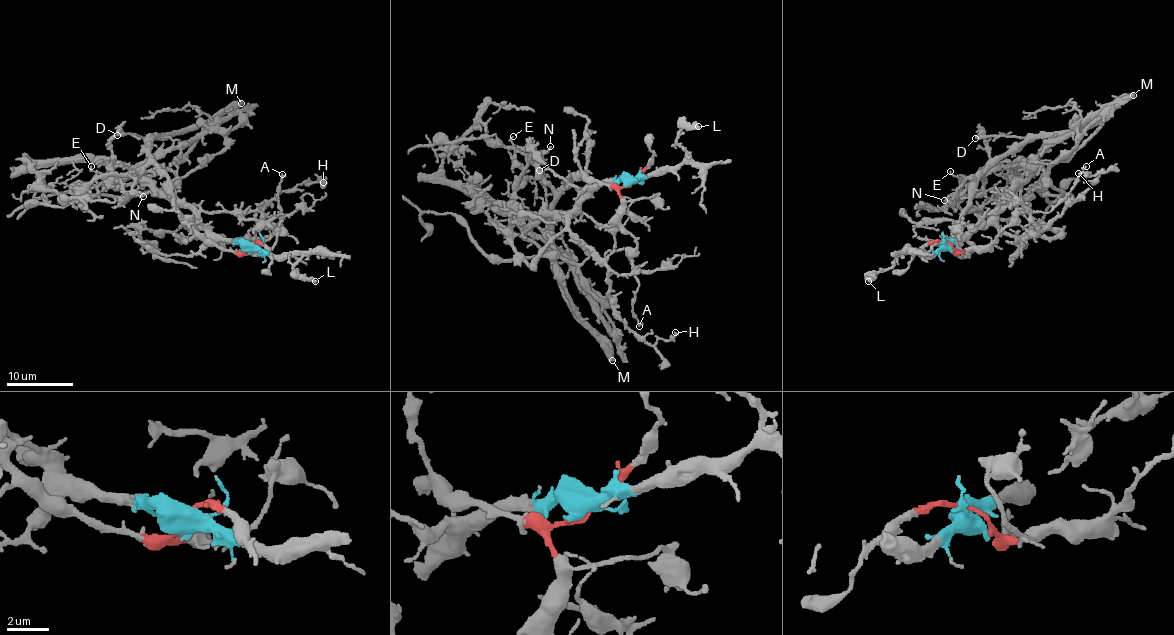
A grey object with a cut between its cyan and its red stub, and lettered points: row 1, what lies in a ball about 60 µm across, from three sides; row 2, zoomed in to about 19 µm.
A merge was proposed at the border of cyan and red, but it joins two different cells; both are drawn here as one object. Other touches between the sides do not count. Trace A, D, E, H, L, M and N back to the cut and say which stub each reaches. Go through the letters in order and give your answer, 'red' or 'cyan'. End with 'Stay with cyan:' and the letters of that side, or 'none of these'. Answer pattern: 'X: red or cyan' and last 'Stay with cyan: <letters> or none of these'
A: red
D: red
E: red
H: cyan
L: cyan
M: red
N: cyan
Stay with cyan: H, L, N

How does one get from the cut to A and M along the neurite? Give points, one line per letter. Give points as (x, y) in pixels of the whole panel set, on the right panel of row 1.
A: (948, 243), (958, 252), (990, 247), (1018, 211), (1047, 212), (1069, 192), (1085, 165)
M: (948, 243), (959, 250), (962, 210), (981, 172), (1030, 139), (1066, 137), (1106, 120), (1133, 95)

